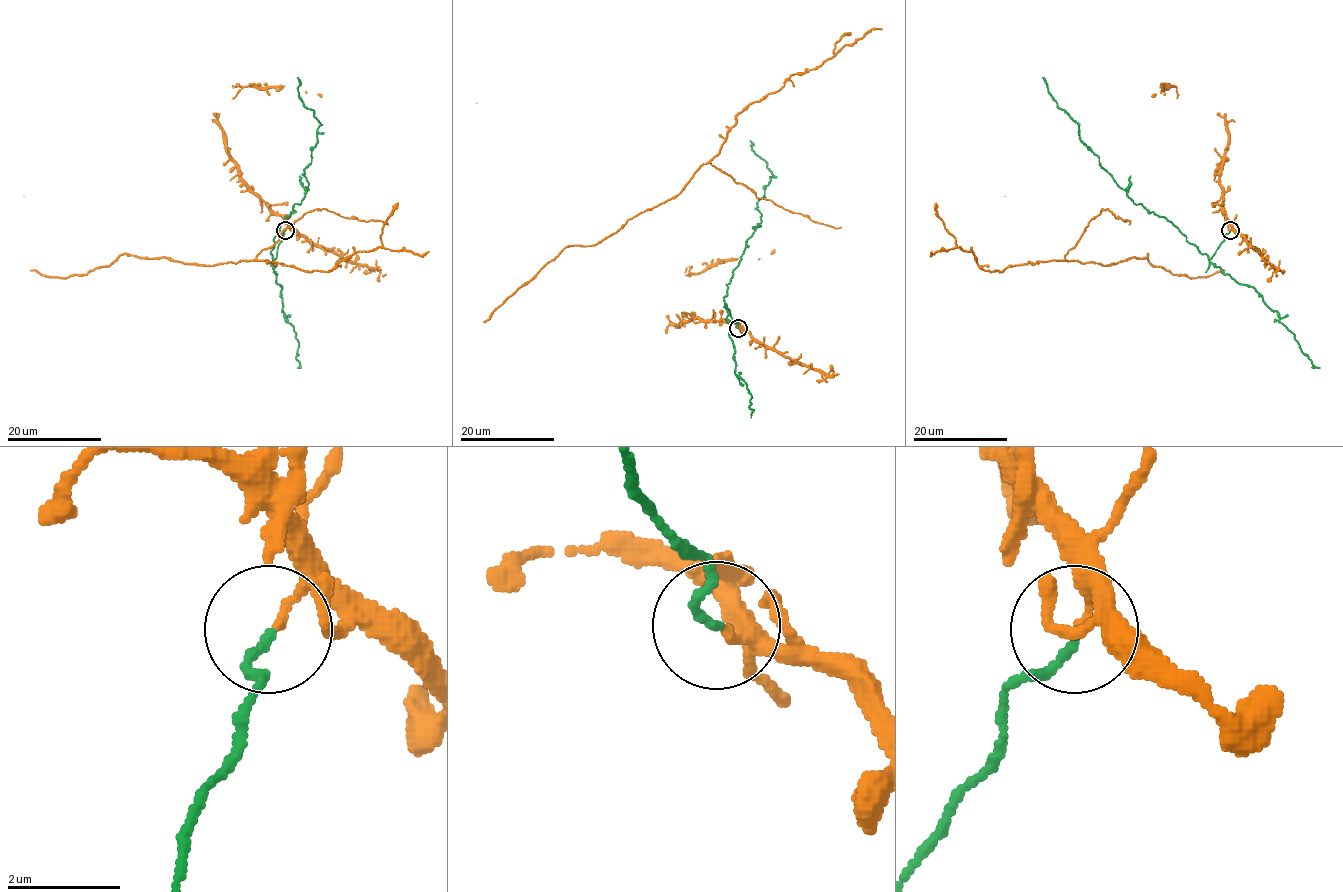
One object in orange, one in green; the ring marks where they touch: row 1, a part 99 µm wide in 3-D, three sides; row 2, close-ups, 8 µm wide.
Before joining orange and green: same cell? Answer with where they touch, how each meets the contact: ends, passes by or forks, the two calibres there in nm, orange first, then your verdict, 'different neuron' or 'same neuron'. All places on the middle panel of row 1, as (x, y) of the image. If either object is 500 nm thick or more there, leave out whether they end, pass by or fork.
(738, 328) | orange ends | green ends | 130/140 nm | different neuron

